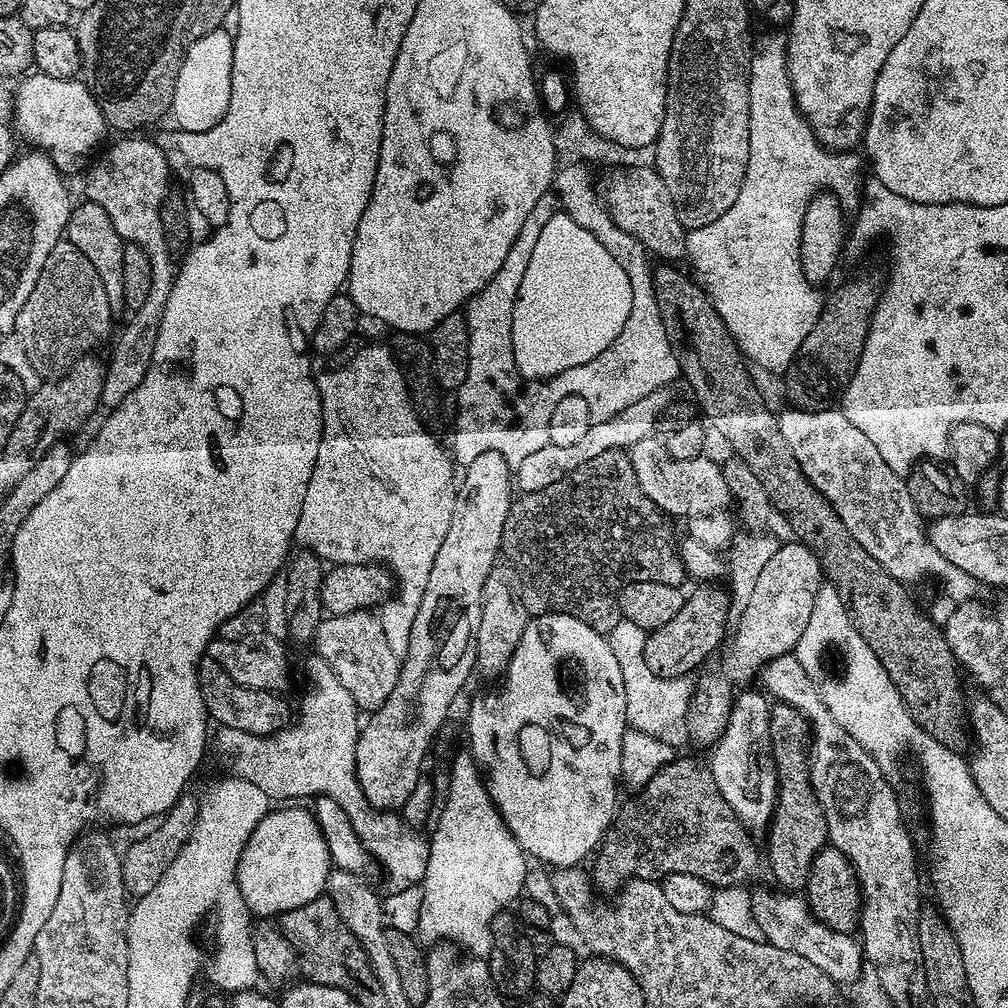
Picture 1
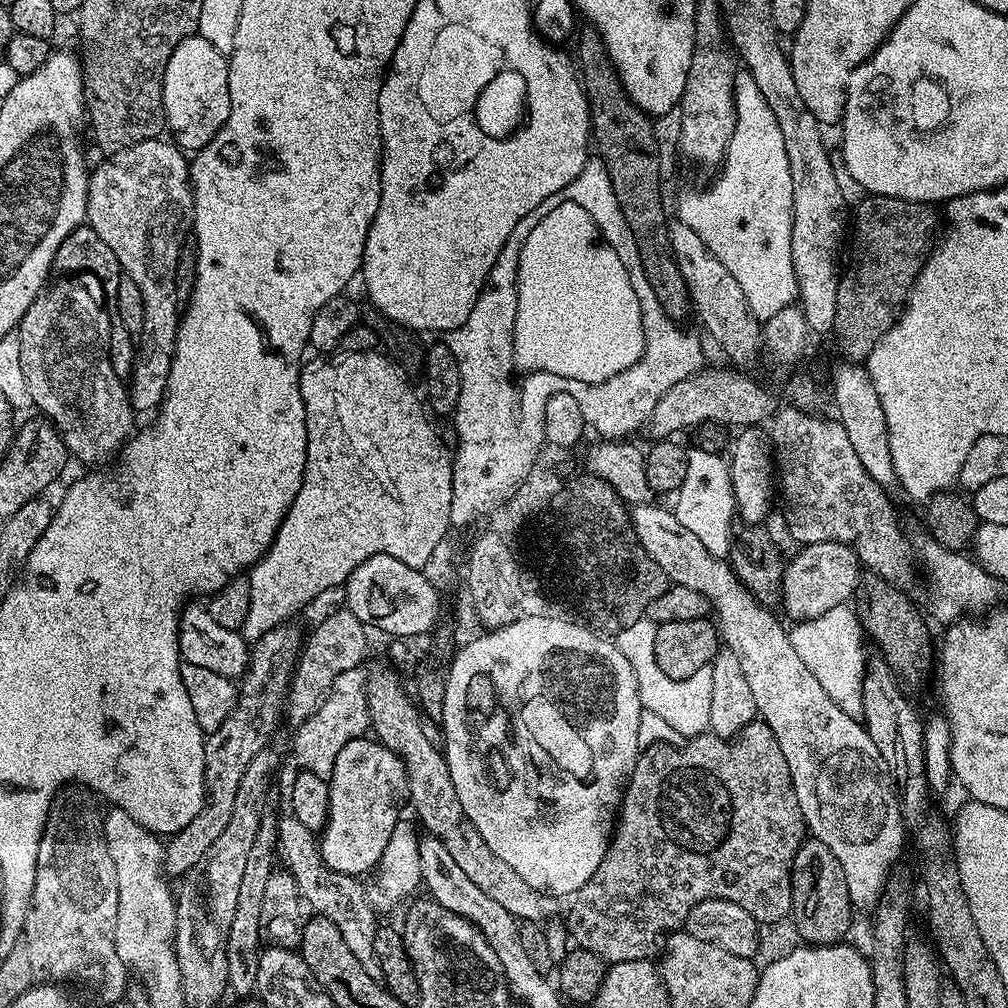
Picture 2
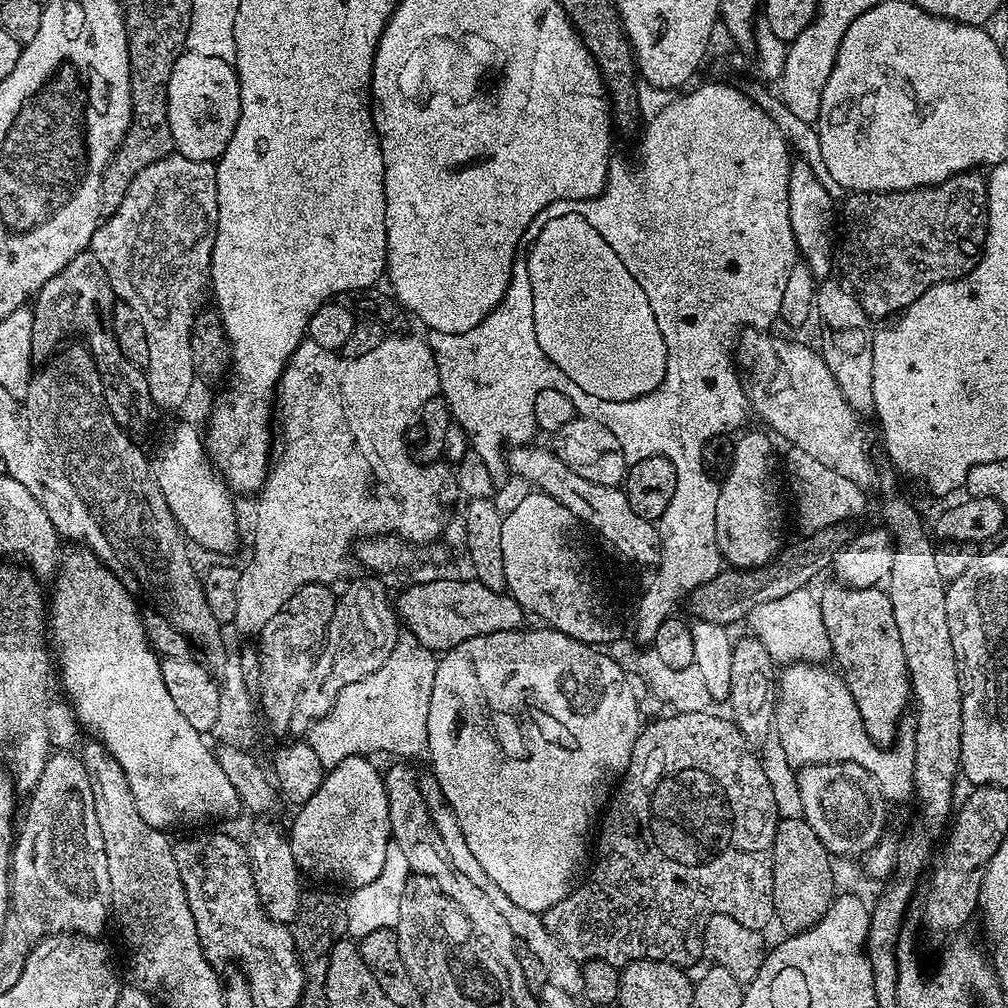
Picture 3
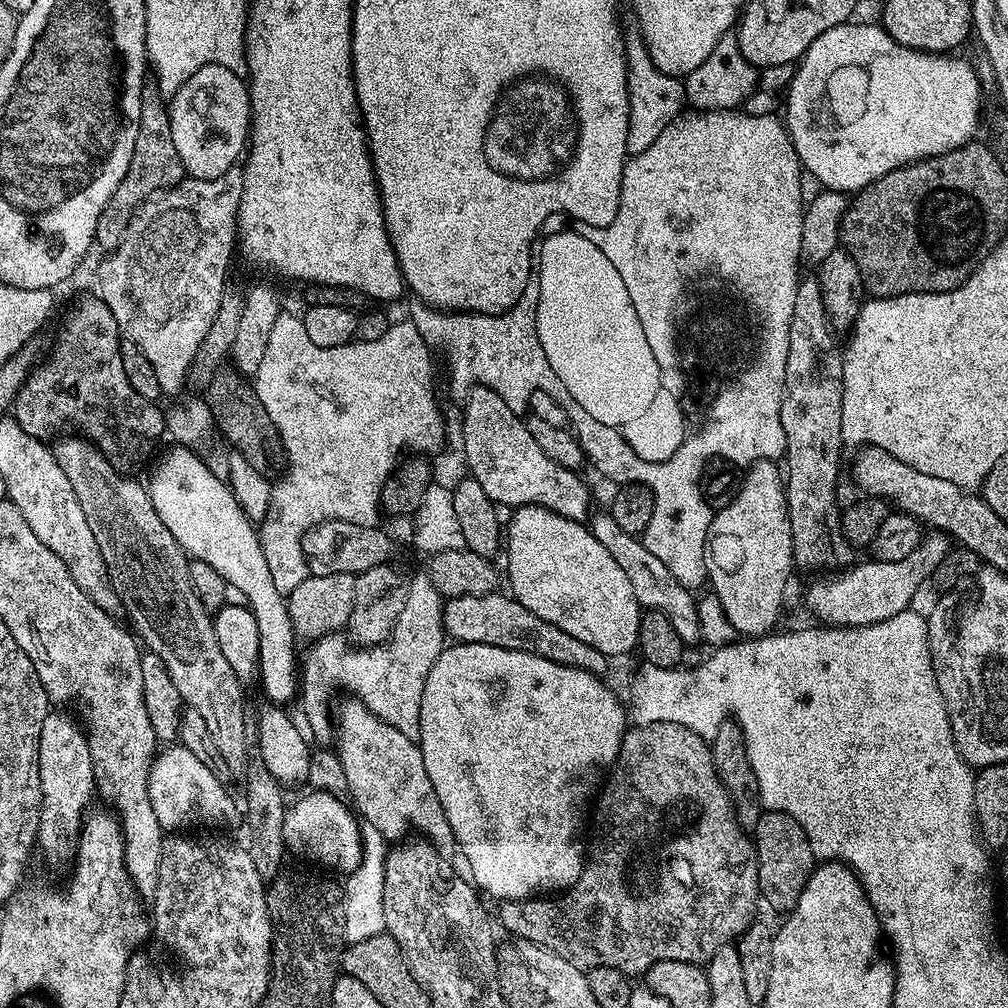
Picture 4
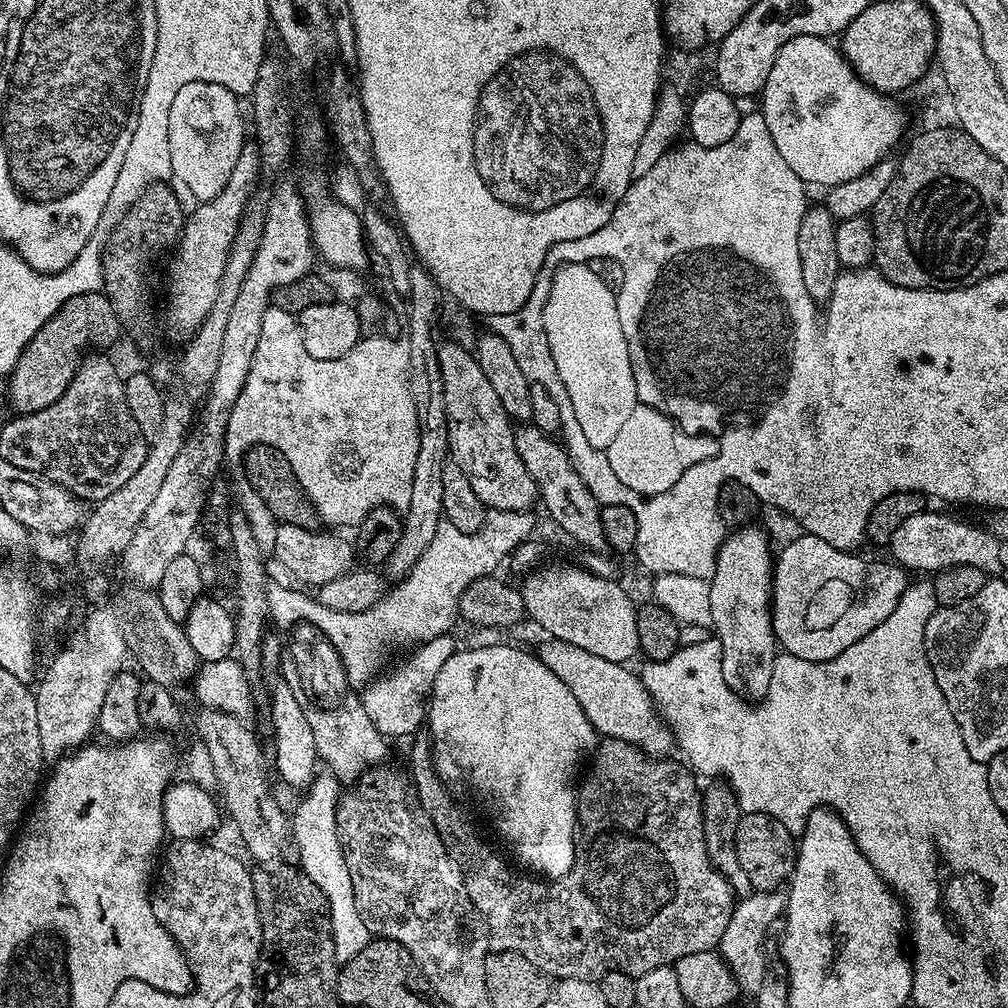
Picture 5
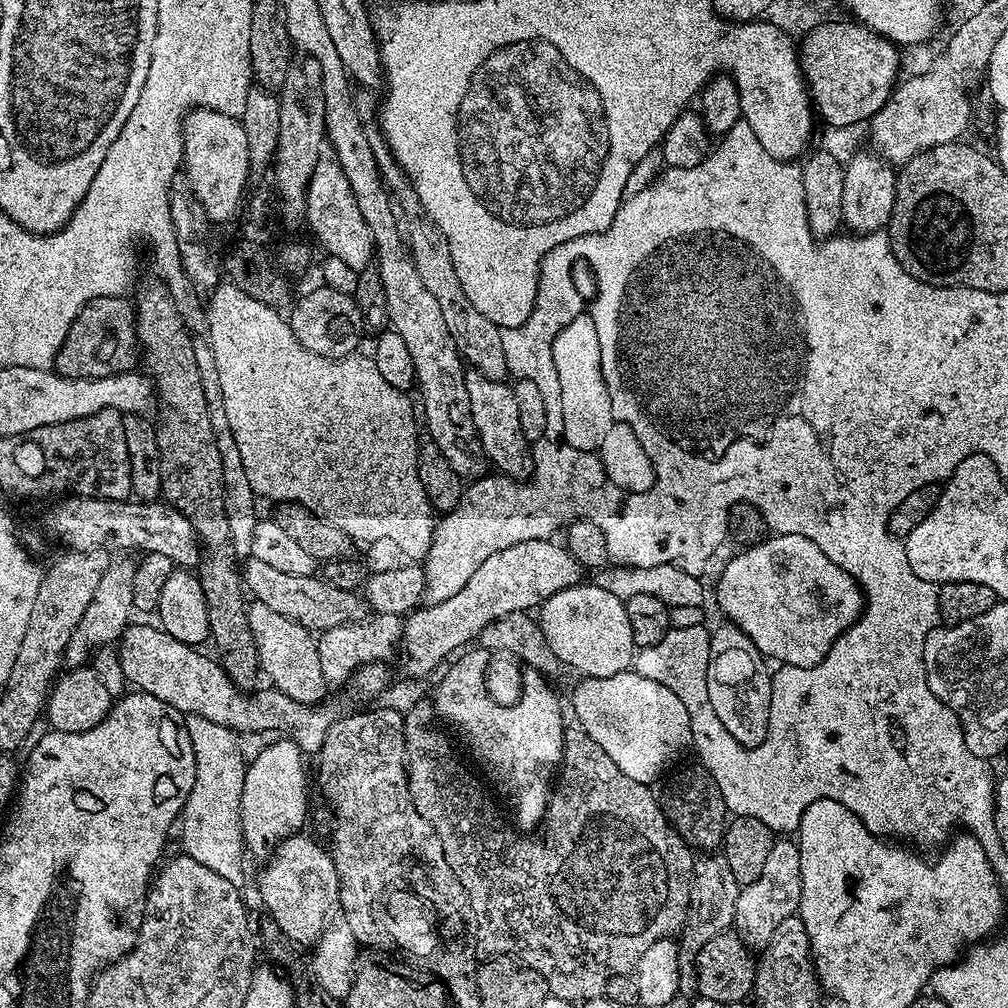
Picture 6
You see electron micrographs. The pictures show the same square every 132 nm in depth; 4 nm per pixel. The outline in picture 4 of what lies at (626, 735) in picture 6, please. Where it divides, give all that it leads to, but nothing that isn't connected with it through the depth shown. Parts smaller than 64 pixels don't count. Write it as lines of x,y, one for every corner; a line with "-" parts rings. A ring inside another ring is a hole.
503,592
486,595
462,595
451,597
444,605
445,633
459,643
494,644
502,649
520,649
538,654
562,665
572,665
596,675
603,675
608,658
586,642
571,637
566,631
522,606
515,597

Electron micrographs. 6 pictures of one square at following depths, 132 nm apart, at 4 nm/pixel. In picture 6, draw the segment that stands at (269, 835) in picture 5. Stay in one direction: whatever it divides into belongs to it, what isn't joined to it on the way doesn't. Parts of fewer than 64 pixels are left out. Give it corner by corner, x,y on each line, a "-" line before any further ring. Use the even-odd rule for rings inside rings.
293,834
287,836
271,849
272,857
268,860
268,865
260,872
260,900
264,903
267,915
274,923
280,927
280,933
284,939
296,944
315,945
320,939
324,929
330,923
332,911
337,911
340,902
340,875
336,869
336,863
332,861
329,849
320,844
315,844
304,834

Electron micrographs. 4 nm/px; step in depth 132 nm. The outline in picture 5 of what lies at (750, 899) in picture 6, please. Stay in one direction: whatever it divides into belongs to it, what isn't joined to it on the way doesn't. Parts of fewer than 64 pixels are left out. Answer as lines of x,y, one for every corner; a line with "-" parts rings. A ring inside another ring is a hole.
783,891
758,892
743,897
733,907
730,922
726,922
726,934
722,934
718,945
720,957
734,974
741,993
755,994
765,987
764,975
768,972
768,960
764,957
764,944
769,943
770,922
781,919
788,907
788,898

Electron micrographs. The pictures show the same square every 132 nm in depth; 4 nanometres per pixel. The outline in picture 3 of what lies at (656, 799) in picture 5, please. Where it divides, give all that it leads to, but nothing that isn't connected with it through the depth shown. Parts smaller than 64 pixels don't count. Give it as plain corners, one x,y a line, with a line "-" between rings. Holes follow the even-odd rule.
705,710
702,712
676,712
675,714
668,714
672,716
664,716
661,720
656,720
653,724
645,723
641,727
638,738
634,742
634,750
630,754
630,762
628,763
628,769
620,777
603,813
602,819
598,824
598,835
594,840
594,859
591,861
590,867
587,869
586,875
573,887
566,898
562,898
562,902
558,902
552,908
547,908
542,913
544,918
544,928
552,935
553,940
563,946
566,950
566,954
570,954
577,960
577,962
583,962
586,960
605,960
611,964
617,966
623,966
626,964
632,964
635,960
661,960
667,964
676,964
679,968
685,970
691,969
691,964
696,964
702,957
702,925
707,917
714,914
730,914
730,918
734,918
734,922
742,922
742,926
750,926
750,930
754,930
758,933
765,931
764,927
768,923
773,923
776,911
774,910
774,874
772,873
772,847
774,846
774,834
776,833
776,822
778,819
778,813
776,813
776,796
772,793
772,788
768,785
768,780
764,776
760,776
760,764
752,757
753,749
750,747
748,740
742,735
738,726
732,723
731,719
715,716
712,710

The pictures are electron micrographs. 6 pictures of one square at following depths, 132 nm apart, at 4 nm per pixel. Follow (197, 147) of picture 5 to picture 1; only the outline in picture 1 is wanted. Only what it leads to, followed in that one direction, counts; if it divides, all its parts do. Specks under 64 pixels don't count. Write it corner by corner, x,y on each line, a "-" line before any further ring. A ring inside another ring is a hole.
223,27
214,29
210,34
198,38
186,50
182,66
178,70
178,82
174,82
174,98
172,99
171,119
176,119
175,127
181,132
201,132
210,130
210,126
218,126
226,114
226,106
230,106
230,74
232,73
232,37
231,31
224,32

